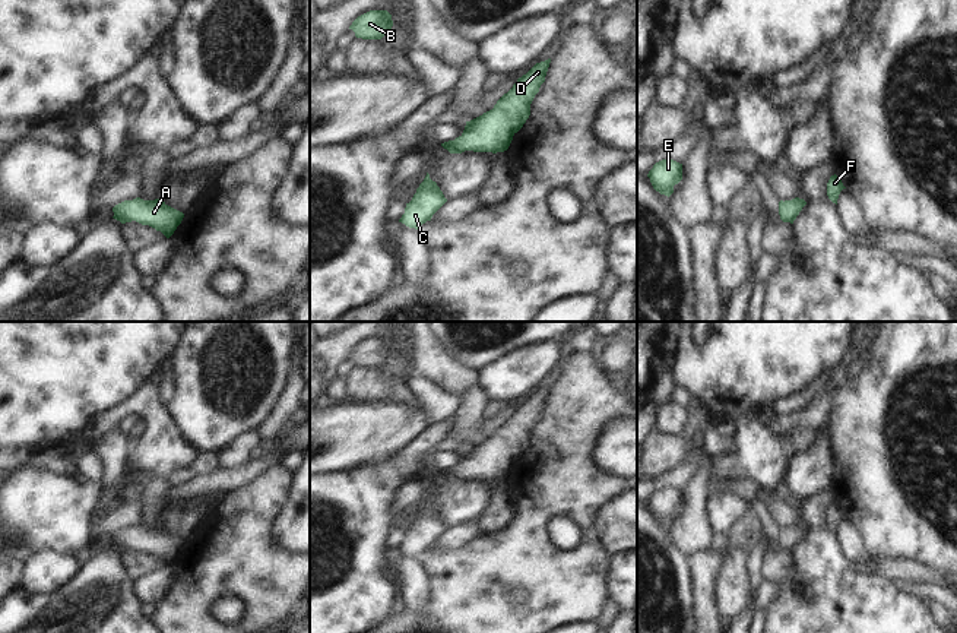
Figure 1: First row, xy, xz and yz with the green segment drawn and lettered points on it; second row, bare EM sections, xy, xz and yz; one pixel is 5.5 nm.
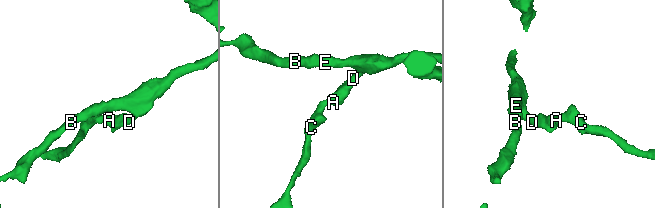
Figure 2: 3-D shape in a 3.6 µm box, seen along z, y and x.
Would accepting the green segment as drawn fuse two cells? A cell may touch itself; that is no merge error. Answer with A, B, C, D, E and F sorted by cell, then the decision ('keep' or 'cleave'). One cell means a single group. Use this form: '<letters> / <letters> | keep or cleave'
A B C D E F | keep

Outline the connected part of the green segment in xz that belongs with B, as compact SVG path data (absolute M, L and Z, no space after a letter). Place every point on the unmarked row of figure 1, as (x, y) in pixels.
M370 338L358 344L349 357L357 365L381 367L393 354L392 342L387 338Z

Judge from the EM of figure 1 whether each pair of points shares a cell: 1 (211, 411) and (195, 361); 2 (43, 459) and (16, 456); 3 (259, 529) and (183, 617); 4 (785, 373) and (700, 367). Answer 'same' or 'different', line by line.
1: same
2: same
3: same
4: same

